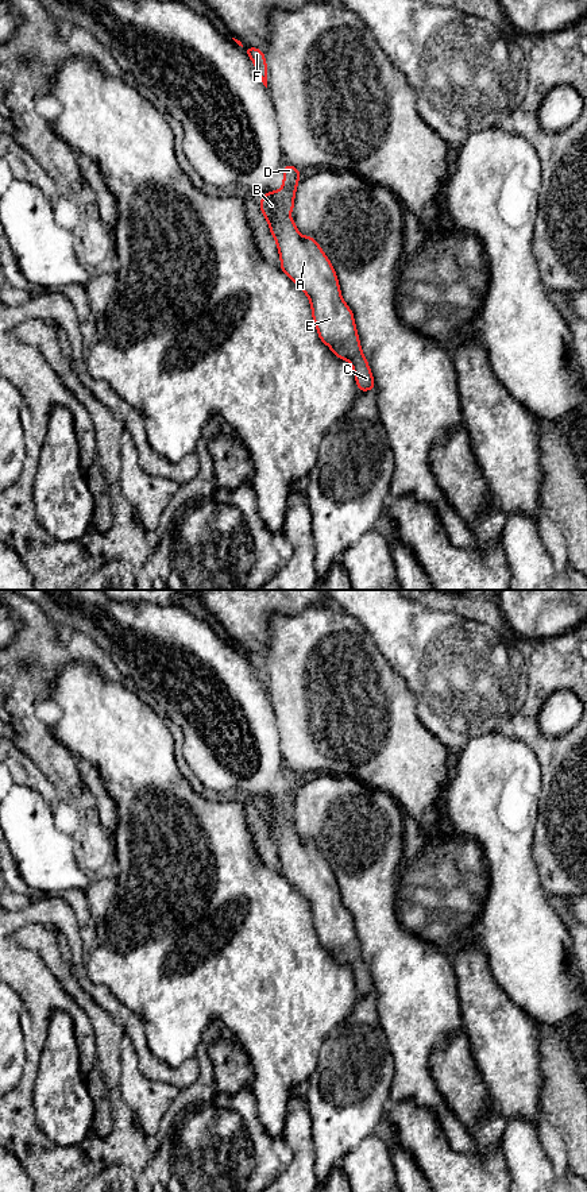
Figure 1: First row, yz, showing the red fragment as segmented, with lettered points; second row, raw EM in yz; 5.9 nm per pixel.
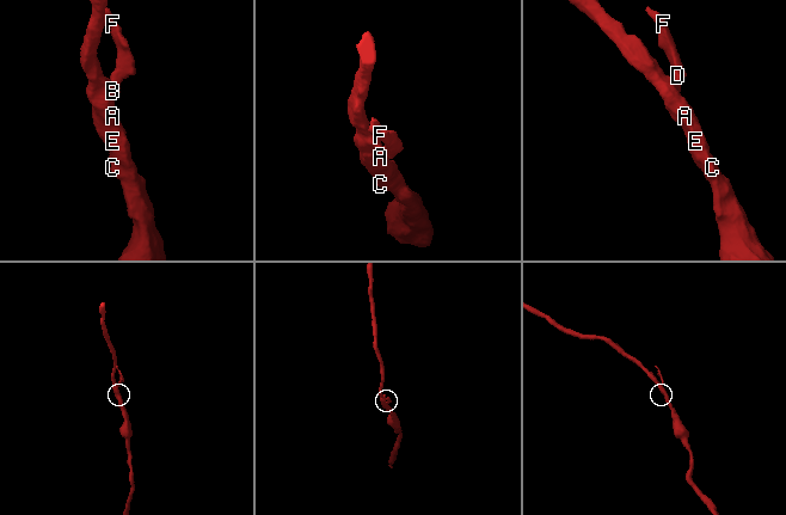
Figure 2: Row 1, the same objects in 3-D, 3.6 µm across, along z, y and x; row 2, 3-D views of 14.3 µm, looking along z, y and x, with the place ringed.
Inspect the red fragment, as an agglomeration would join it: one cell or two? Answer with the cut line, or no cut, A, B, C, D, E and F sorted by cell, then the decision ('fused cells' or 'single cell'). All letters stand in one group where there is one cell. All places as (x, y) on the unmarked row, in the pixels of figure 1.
cut in yz along (281, 795), (284, 810), (289, 817); A B C E / D F; fused cells

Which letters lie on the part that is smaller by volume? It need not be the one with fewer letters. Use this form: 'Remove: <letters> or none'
Remove: D, F

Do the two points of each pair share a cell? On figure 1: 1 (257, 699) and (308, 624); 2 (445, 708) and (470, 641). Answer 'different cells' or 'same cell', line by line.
1: different cells
2: same cell

